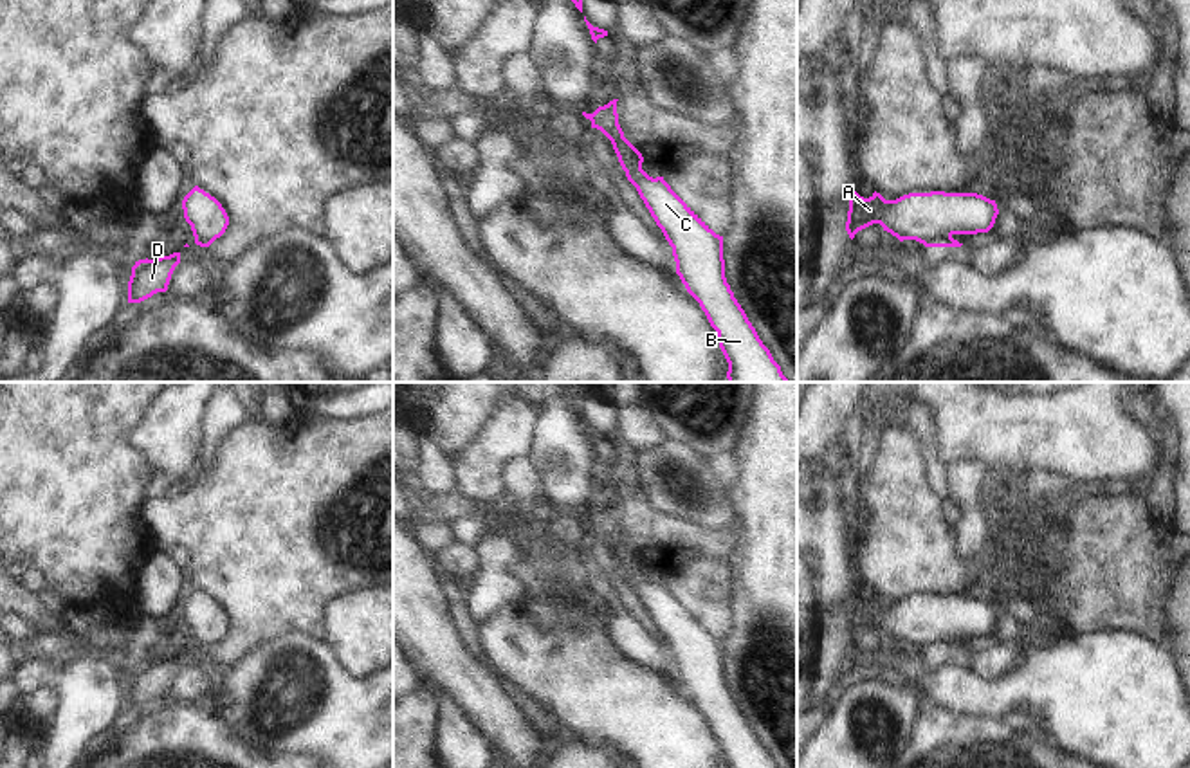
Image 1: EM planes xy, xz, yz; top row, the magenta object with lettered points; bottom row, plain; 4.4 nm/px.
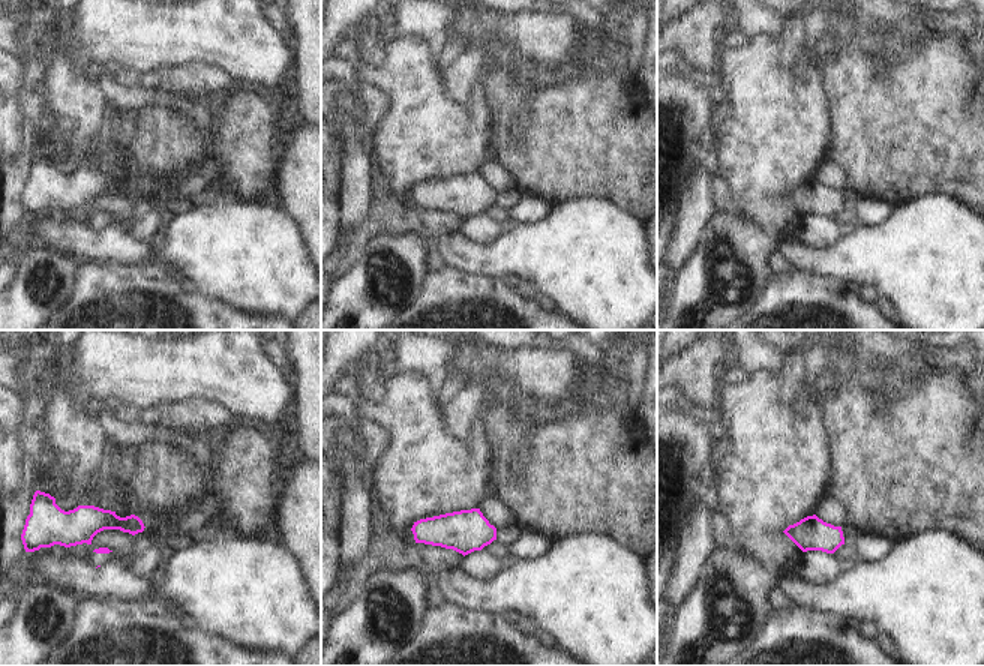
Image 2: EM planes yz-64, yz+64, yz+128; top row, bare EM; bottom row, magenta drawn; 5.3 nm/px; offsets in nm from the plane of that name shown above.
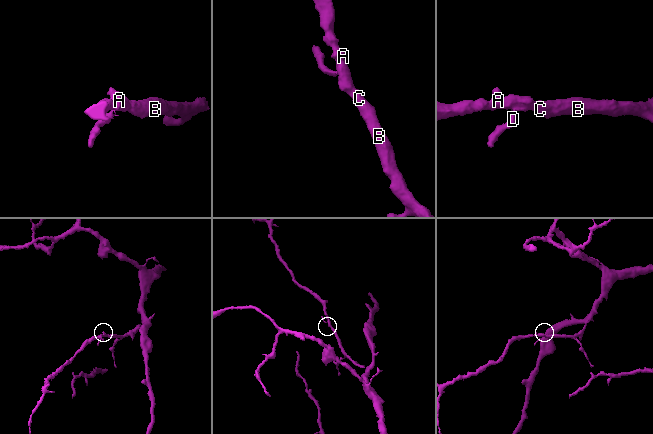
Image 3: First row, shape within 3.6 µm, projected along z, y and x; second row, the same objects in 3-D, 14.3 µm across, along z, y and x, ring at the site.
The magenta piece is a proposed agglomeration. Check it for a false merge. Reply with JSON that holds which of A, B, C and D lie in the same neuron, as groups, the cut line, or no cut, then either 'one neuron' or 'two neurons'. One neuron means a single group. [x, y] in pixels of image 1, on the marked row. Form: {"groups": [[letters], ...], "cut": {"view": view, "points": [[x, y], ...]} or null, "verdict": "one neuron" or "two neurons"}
{"groups": [["A", "B", "C"], ["D"]], "cut": {"view": "yz", "points": [[951, 237], [934, 237], [924, 244]]}, "verdict": "two neurons"}

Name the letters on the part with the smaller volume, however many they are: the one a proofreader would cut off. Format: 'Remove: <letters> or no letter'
Remove: D

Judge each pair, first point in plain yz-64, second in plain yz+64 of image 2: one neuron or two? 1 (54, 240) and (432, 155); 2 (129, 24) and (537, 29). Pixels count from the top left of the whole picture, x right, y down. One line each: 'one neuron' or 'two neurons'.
1: two neurons
2: one neuron

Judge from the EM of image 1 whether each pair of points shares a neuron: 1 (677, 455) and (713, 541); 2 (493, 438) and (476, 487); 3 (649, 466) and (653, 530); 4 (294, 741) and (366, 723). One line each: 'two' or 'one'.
1: two
2: one
3: two
4: one

